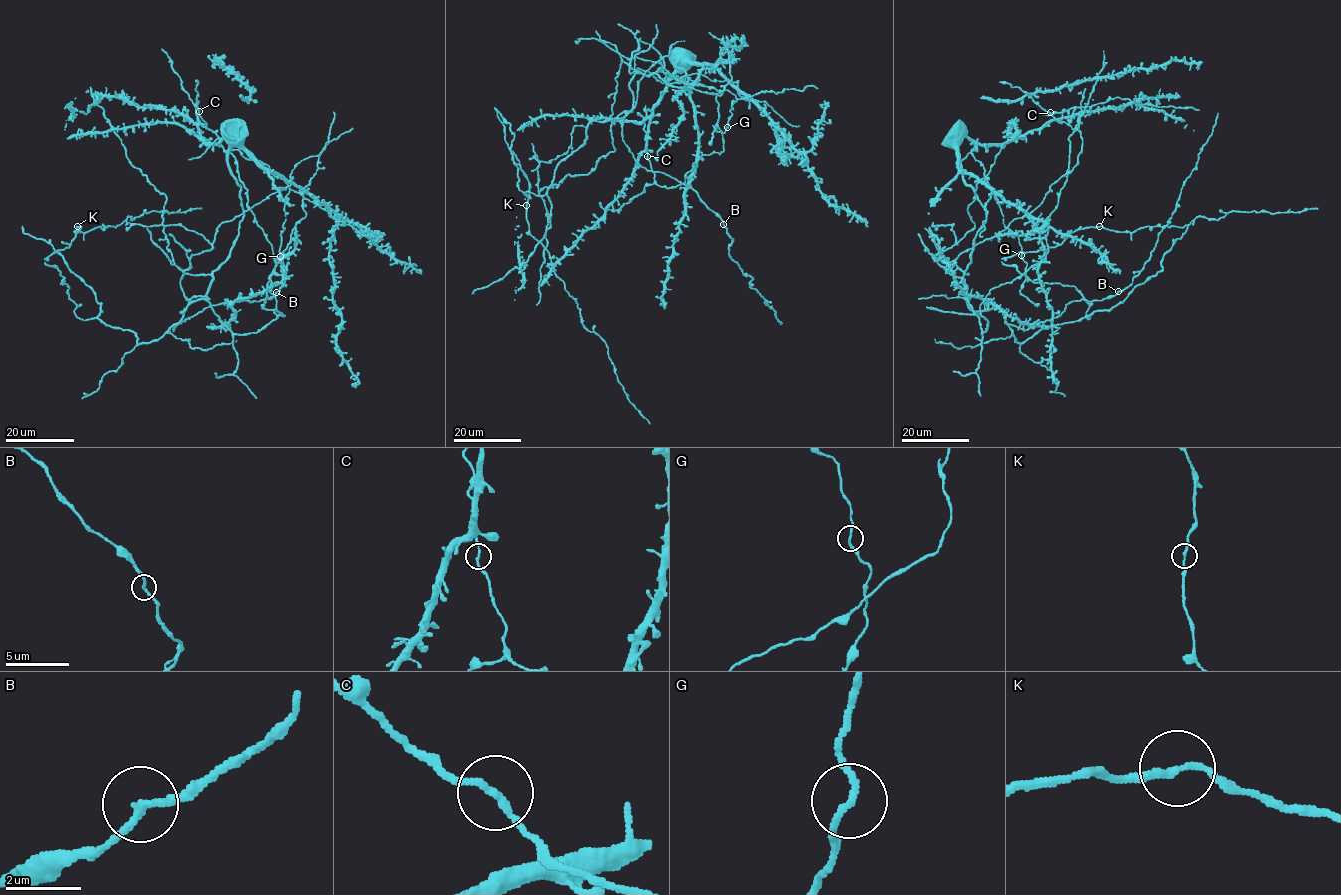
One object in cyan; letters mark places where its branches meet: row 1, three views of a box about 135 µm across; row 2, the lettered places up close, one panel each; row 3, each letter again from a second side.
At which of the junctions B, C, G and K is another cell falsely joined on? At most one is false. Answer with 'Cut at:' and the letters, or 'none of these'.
Cut at: none of these

